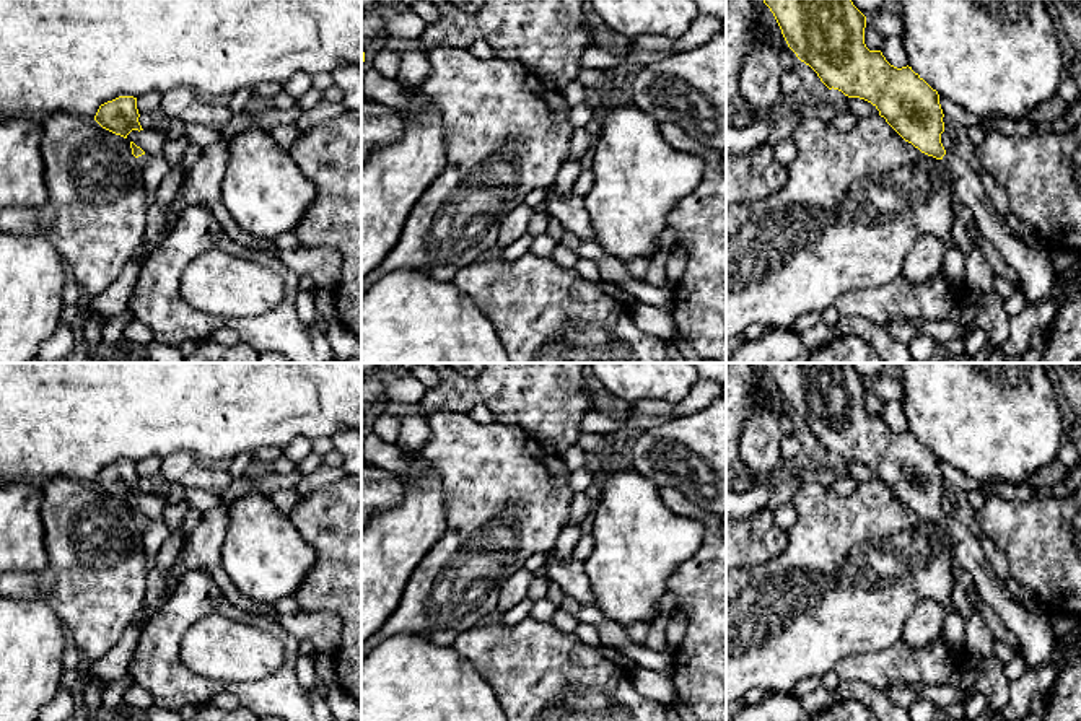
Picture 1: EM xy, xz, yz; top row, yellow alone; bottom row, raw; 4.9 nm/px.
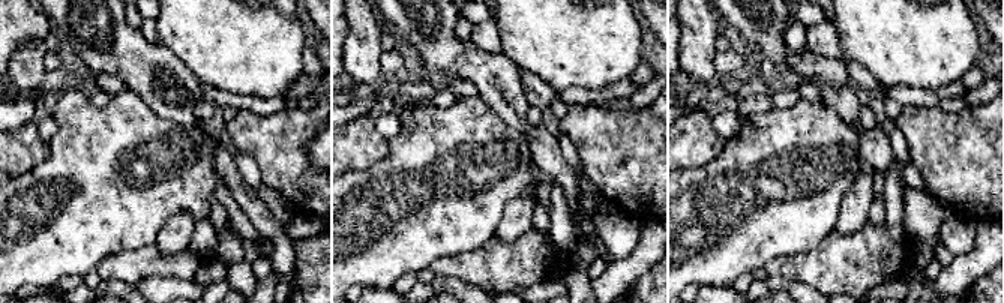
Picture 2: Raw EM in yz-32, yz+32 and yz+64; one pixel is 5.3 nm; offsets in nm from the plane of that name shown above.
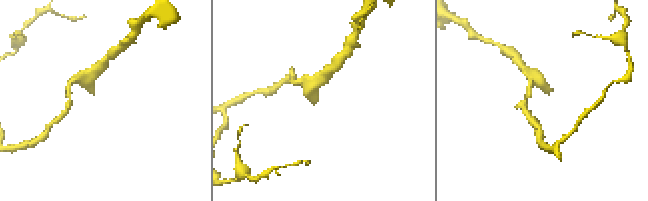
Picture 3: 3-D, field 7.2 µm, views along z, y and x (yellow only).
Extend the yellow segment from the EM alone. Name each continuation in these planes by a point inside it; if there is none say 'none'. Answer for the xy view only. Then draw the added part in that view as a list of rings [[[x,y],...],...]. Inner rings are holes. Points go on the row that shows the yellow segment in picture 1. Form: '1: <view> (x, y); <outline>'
1: xy (155, 168); [[[142,155],[137,158],[142,166],[145,189],[150,197],[153,197],[163,181],[169,173],[169,164],[163,156]]]

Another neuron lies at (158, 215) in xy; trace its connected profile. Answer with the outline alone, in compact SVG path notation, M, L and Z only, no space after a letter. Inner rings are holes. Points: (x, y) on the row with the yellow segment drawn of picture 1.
M150 199L150 207L147 212L147 226L143 238L135 249L133 256L145 262L169 234L168 223L174 216L174 202L163 205Z

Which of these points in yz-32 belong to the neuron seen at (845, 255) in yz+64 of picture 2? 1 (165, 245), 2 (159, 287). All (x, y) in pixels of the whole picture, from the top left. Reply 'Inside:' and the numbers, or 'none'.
Inside: none

